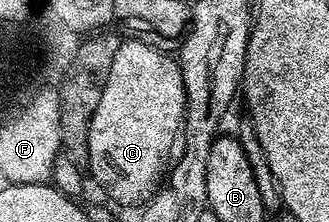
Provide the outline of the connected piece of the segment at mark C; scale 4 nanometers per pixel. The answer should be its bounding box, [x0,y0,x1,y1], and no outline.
[87,39,185,206]

